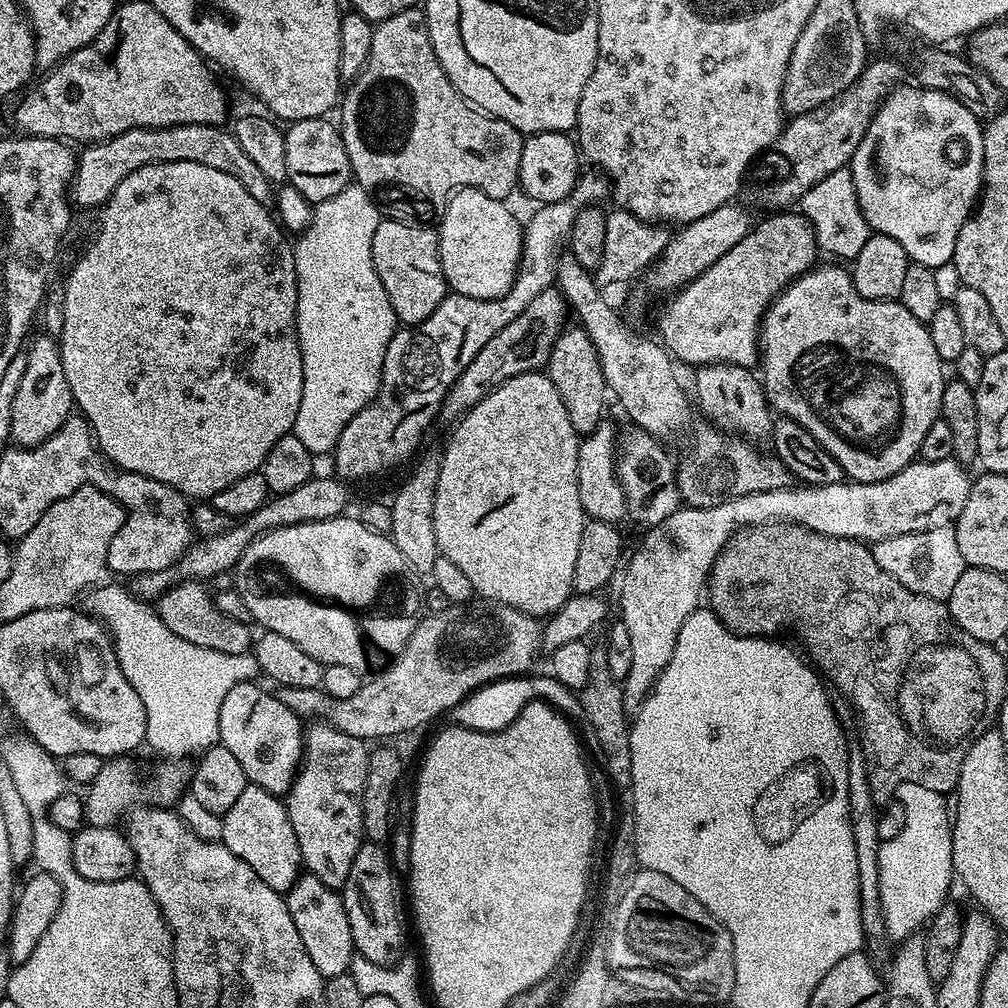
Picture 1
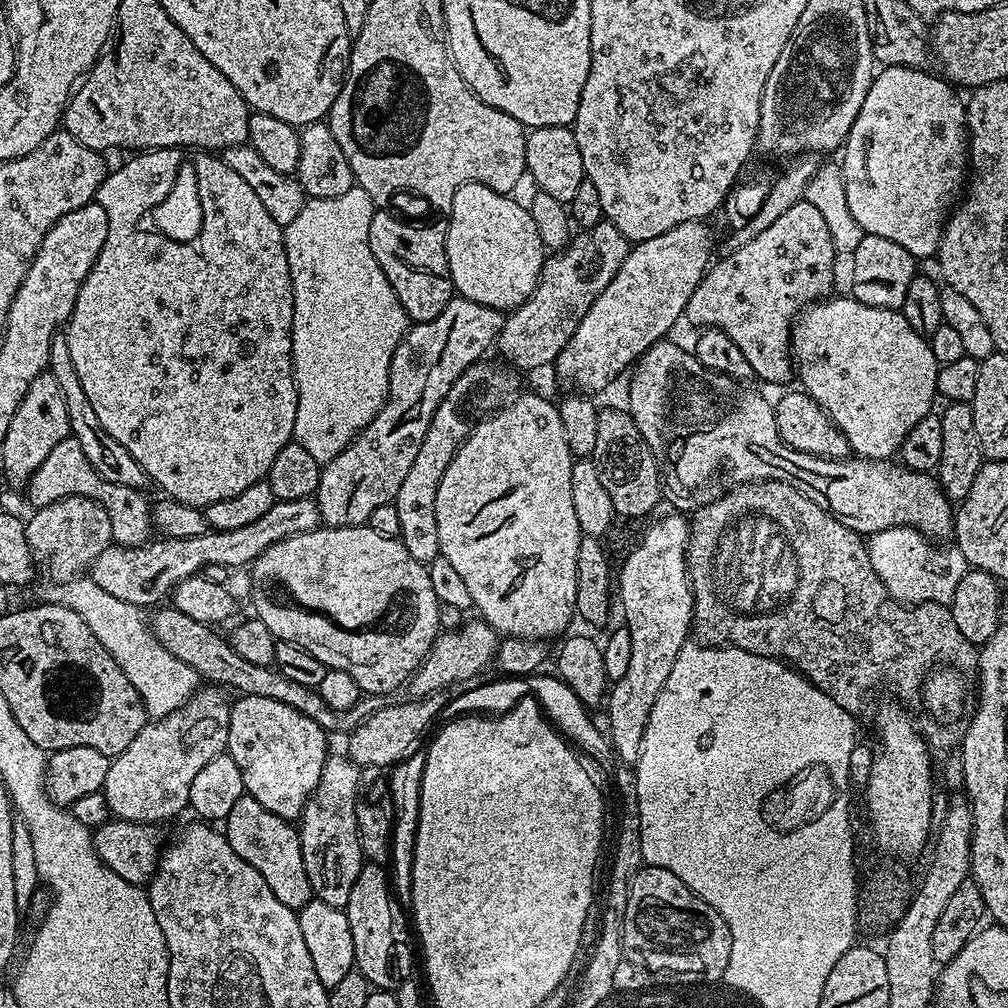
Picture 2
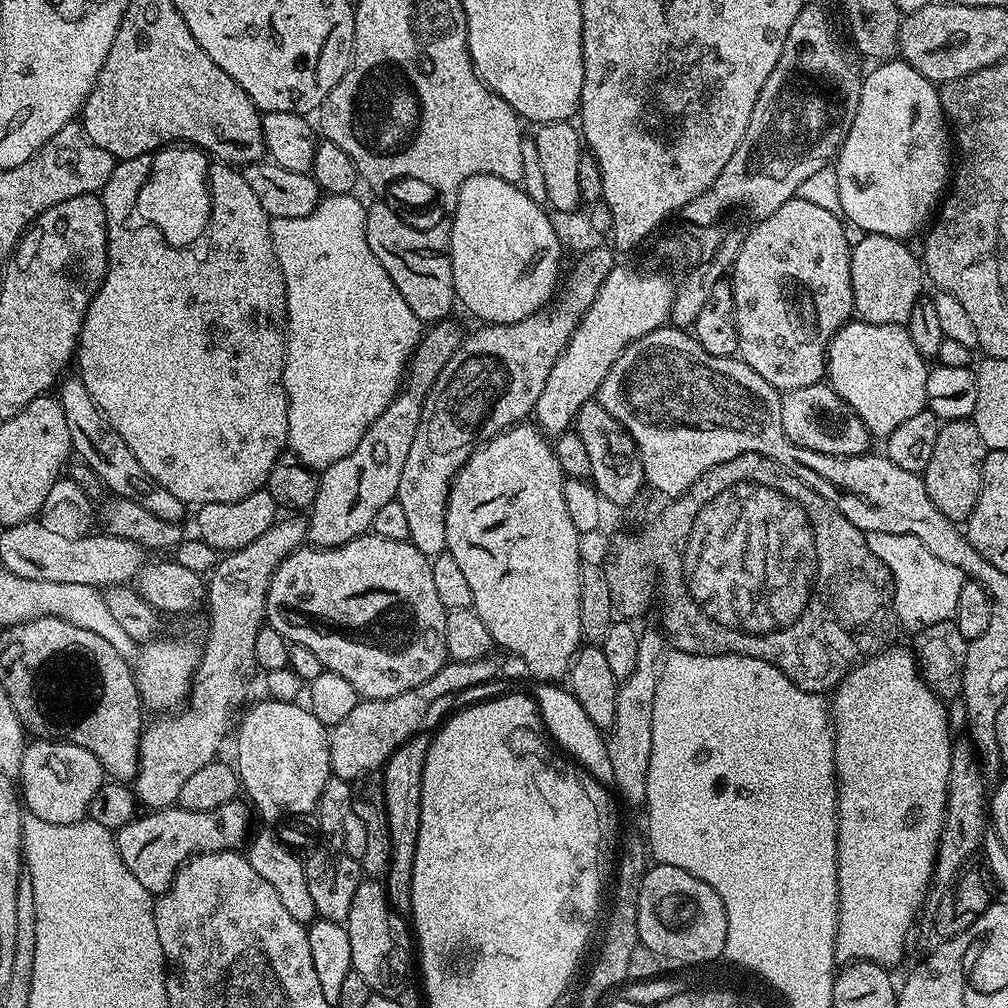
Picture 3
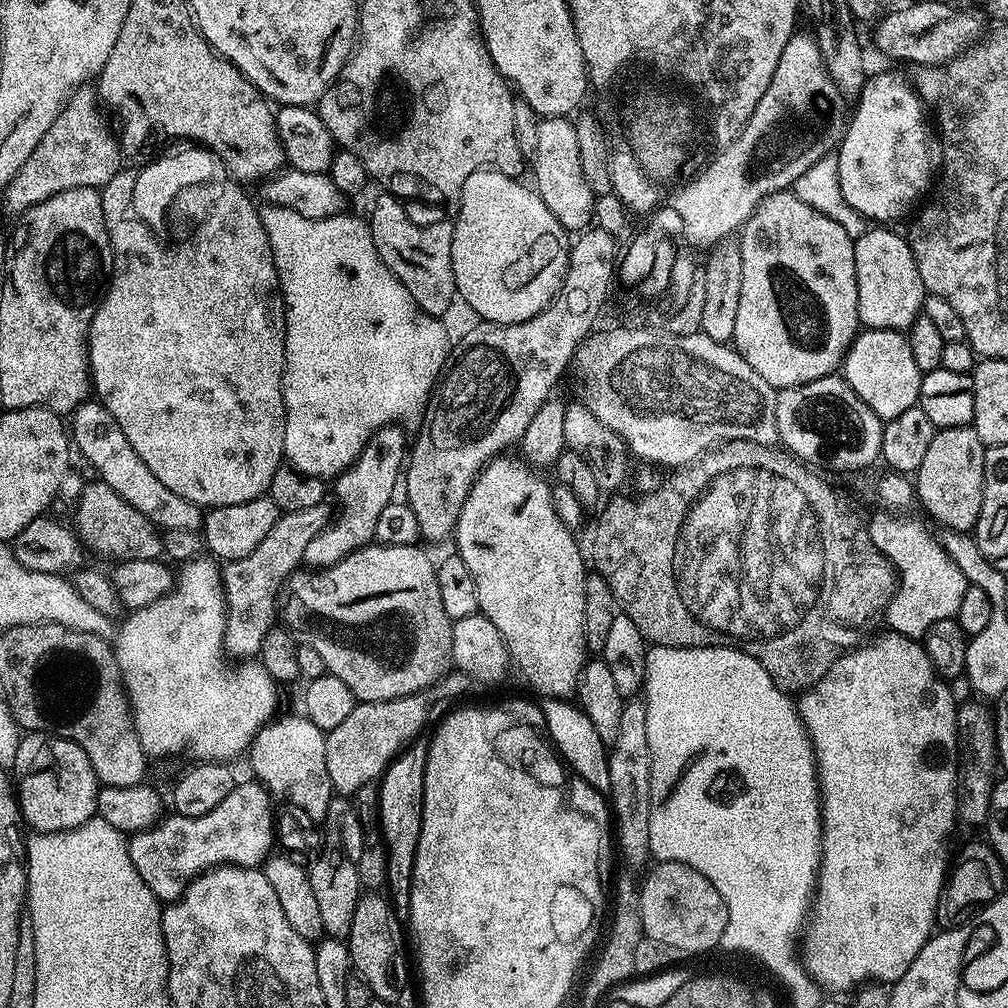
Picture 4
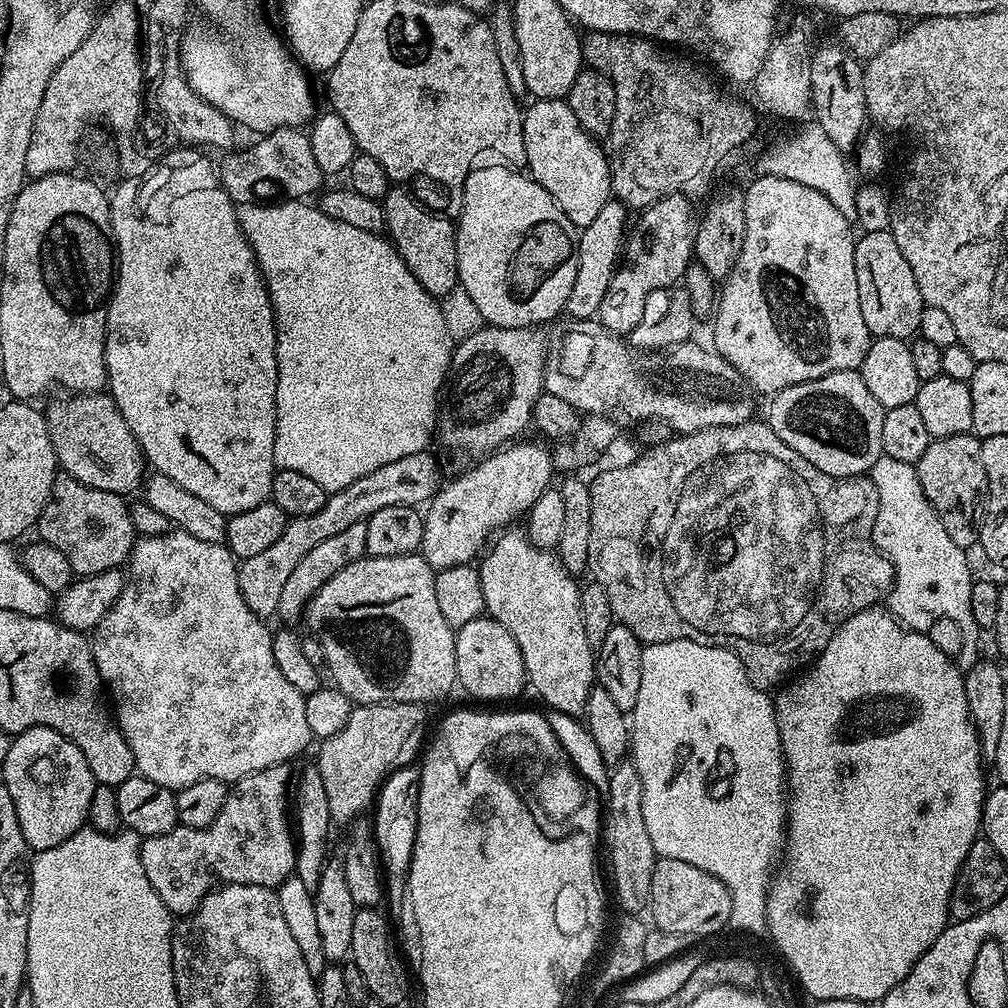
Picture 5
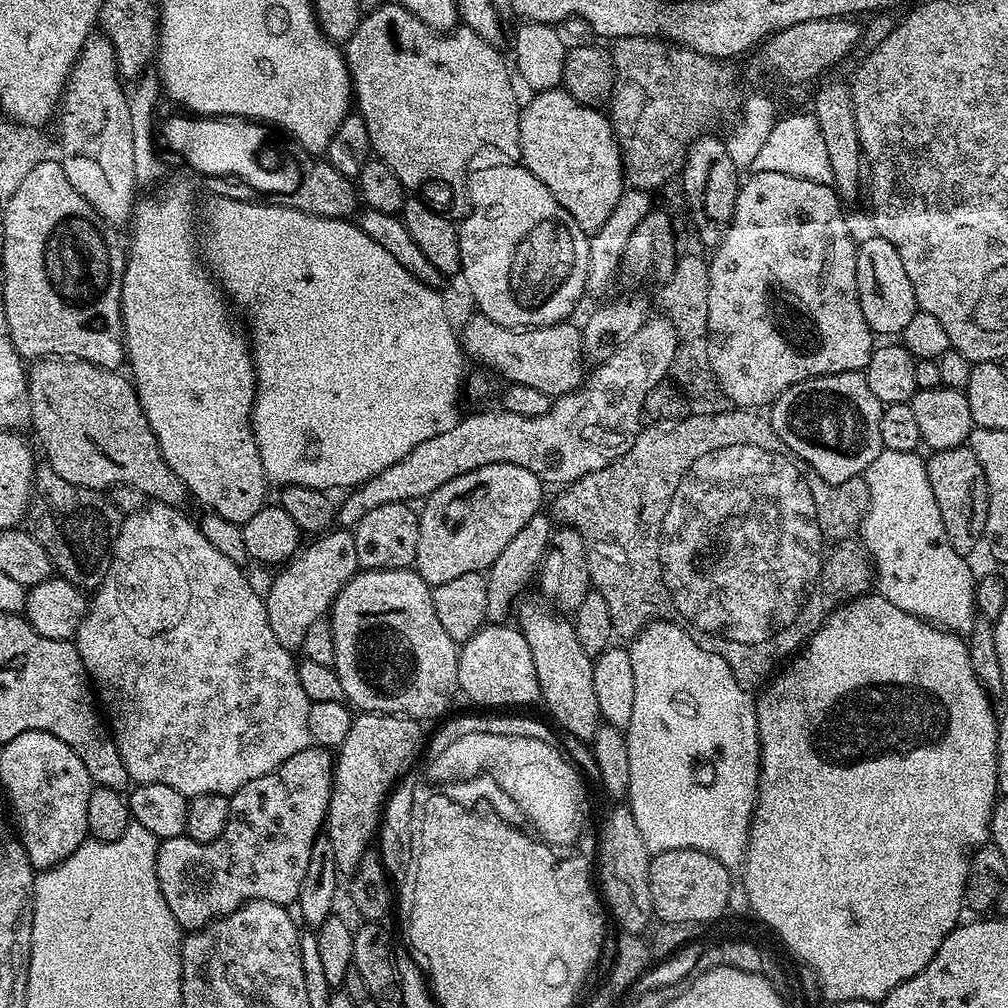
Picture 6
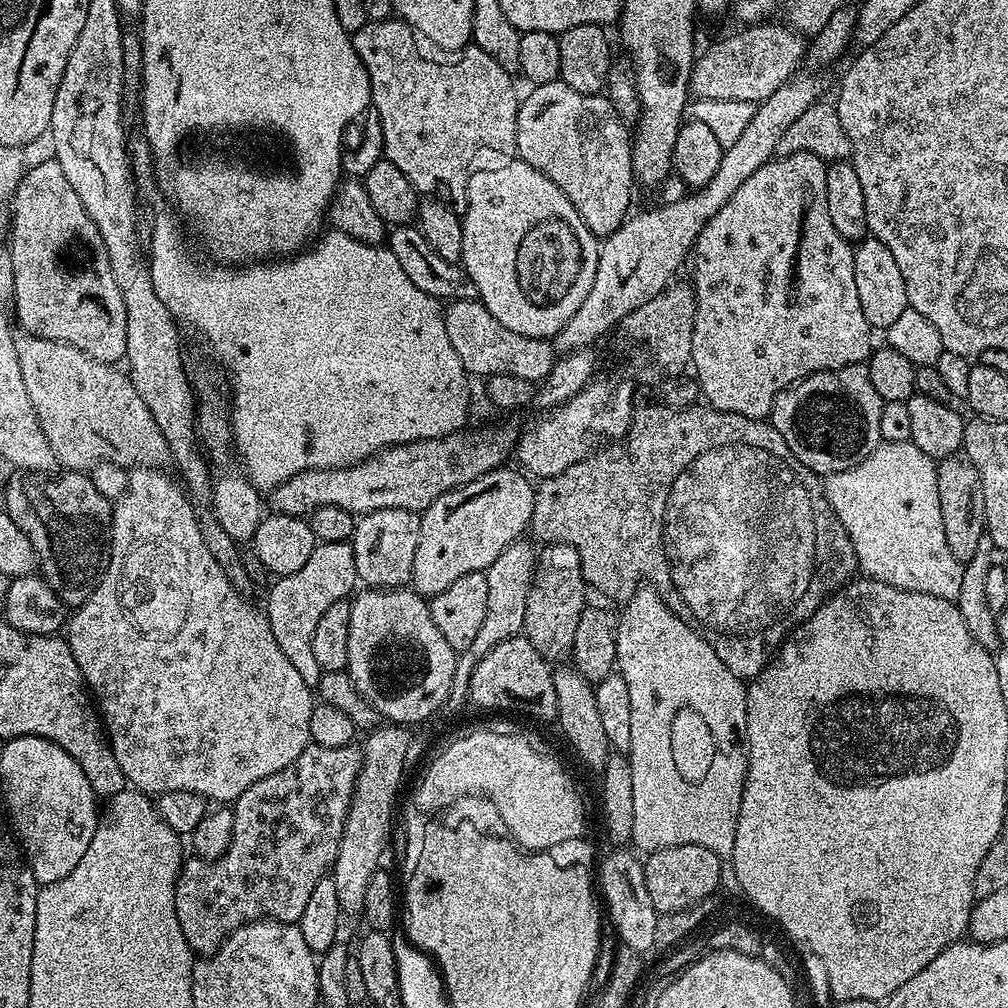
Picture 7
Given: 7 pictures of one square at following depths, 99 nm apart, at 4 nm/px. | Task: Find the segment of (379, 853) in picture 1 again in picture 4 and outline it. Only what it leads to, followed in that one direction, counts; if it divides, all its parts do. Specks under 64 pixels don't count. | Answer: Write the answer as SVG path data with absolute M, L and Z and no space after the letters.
M380 894L361 895L358 907L354 909L354 923L350 925L346 943L355 975L368 983L373 997L377 1001L396 1004L408 988L408 960L404 957L405 929L395 917L392 904L383 898Z

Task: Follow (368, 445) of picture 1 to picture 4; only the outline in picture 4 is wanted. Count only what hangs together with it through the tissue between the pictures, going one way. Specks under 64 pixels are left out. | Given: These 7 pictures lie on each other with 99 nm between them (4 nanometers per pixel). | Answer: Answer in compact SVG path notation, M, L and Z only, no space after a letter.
M389 426L380 429L370 439L364 448L364 453L341 476L335 477L336 492L340 495L340 517L333 519L327 528L318 534L318 538L306 546L303 563L309 569L319 570L329 568L351 552L366 548L376 539L378 530L378 517L382 510L393 503L392 487L397 487L402 476L402 465L406 460L406 440L399 432L399 427Z

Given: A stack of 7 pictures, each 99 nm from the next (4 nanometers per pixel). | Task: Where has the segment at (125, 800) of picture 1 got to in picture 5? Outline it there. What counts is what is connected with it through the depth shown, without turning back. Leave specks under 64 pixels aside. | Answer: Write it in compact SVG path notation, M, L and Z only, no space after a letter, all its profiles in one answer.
M425 450L398 458L398 462L386 462L386 466L370 470L370 474L358 478L358 482L350 482L350 486L331 493L326 506L322 506L318 514L291 517L282 534L267 550L254 554L254 558L239 561L238 586L242 590L242 598L246 598L246 606L250 606L250 610L261 618L275 617L278 598L282 598L282 586L286 586L286 578L290 578L294 566L298 566L302 554L310 554L310 550L326 542L326 538L334 538L334 534L342 534L342 530L367 521L378 510L386 510L386 506L427 505L442 484L440 468L430 453Z

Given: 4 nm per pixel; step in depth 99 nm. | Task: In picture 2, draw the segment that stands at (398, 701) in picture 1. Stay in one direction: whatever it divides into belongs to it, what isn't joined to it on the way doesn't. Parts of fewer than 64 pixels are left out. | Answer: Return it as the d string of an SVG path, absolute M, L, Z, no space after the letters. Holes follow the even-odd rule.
M160 606L155 609L156 612L150 616L150 627L152 633L156 636L156 641L174 658L182 658L186 666L190 666L196 672L197 677L206 679L216 686L223 686L225 689L233 688L236 694L240 696L257 696L258 698L274 698L274 702L286 702L298 714L306 714L306 718L314 718L318 726L322 726L324 731L332 734L337 728L341 734L347 734L352 731L356 725L363 722L371 712L375 712L378 704L375 699L361 698L355 706L345 712L337 712L326 702L322 702L319 691L310 686L302 686L298 682L290 682L275 666L254 666L254 662L246 662L242 654L233 650L231 643L219 636L217 629L210 624L194 622L190 614L182 614L174 606ZM479 618L465 619L464 623L455 630L441 631L432 648L426 654L420 669L412 675L410 681L411 695L416 698L427 698L433 692L444 692L451 684L463 685L472 682L476 675L487 664L491 665L496 658L498 633L485 620Z

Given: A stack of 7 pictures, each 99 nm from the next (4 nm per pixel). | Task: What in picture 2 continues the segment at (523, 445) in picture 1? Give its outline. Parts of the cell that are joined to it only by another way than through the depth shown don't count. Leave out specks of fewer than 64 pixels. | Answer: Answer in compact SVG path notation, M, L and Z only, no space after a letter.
M524 392L521 396L513 395L503 406L496 409L491 416L481 420L477 424L476 429L464 440L463 446L456 451L454 458L450 462L450 466L446 466L446 474L442 474L442 482L438 482L438 498L436 499L436 517L438 518L438 542L440 543L440 555L446 558L446 562L451 562L454 565L454 570L458 570L458 574L470 590L470 598L472 599L472 608L477 612L479 619L485 620L486 623L492 627L501 637L507 638L510 636L517 636L519 640L543 640L545 642L551 641L551 636L560 638L569 631L568 623L574 620L576 616L576 575L578 574L578 546L582 539L582 533L578 526L578 517L574 515L574 501L572 492L570 490L570 474L572 473L572 466L574 457L570 446L566 442L566 433L562 430L562 418L560 417L559 407L555 403L551 404L544 396L539 396L536 392Z

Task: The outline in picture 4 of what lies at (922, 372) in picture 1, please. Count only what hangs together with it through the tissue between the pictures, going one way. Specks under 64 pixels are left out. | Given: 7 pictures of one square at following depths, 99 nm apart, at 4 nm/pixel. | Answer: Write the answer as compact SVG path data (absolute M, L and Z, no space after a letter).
M870 328L861 331L848 348L842 361L844 381L852 387L854 394L887 422L898 418L902 410L917 407L920 399L922 373L914 363L914 353L903 331L890 328Z

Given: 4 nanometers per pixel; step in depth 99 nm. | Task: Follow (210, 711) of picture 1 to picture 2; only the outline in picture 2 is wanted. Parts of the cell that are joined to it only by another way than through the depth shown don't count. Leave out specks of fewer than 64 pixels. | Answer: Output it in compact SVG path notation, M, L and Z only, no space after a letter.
M81 574L65 584L49 583L47 587L41 590L39 599L46 604L64 604L74 610L74 614L78 614L86 626L90 626L94 638L102 642L110 658L118 662L122 674L130 678L130 686L138 690L149 717L159 718L178 710L198 690L195 670L186 666L182 658L174 658L166 646L156 641L149 621L140 613L143 611L137 605L118 602L118 598L106 594L106 590L95 584L88 574Z

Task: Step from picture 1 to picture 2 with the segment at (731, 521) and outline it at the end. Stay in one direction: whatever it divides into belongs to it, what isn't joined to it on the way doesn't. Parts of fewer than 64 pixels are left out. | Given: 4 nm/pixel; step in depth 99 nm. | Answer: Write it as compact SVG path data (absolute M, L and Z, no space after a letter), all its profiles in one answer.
M664 516L648 528L636 549L618 568L618 604L624 607L624 620L630 634L630 666L611 685L606 697L606 732L619 759L635 765L642 750L646 722L658 694L674 670L678 654L689 643L692 626L692 581L688 579L689 521L680 516Z

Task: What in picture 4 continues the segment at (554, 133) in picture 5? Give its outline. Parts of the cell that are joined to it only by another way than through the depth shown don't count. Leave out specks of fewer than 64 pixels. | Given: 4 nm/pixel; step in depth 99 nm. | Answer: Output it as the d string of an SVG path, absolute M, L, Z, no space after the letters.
M549 116L540 120L538 146L530 157L530 172L536 175L534 187L546 202L554 218L570 234L579 234L593 223L598 197L592 193L590 182L582 174L582 162L578 159L578 138L576 126L571 119L563 116Z

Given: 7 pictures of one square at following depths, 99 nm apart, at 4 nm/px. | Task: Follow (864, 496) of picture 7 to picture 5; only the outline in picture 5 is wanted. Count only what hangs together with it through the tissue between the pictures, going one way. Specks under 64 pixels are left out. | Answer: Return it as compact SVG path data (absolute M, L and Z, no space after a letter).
M881 455L870 470L872 481L880 495L878 518L872 538L876 547L892 564L892 590L886 601L891 612L905 628L927 633L928 628L945 620L956 622L962 632L965 649L976 644L978 629L974 614L970 614L970 590L974 573L968 565L969 553L959 548L942 526L934 506L922 490L916 465L898 462L898 458Z

